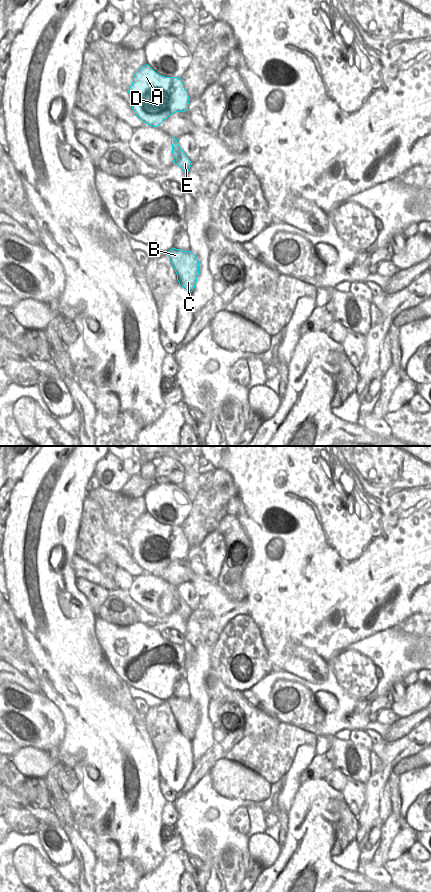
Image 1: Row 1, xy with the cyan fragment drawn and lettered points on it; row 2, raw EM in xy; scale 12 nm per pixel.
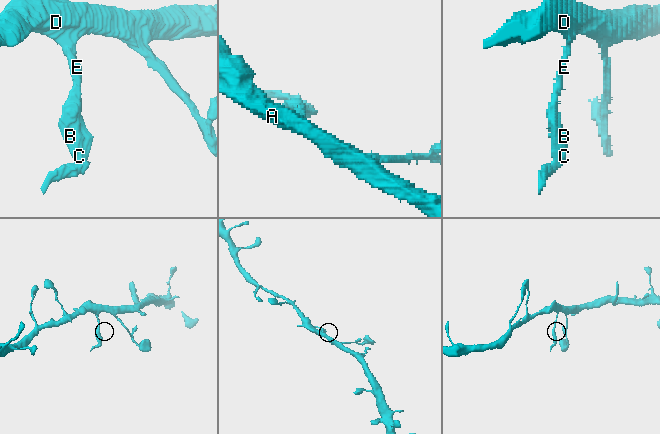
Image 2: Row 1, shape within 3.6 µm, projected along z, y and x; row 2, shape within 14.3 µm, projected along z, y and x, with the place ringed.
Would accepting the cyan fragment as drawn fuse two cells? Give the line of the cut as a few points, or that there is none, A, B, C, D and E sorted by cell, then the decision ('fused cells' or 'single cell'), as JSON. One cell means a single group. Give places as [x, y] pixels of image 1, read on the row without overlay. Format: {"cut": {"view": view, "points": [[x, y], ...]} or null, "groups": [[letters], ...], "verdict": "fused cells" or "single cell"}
{"cut": {"view": "xy", "points": [[183, 600], [174, 605]]}, "groups": [["A", "D"], ["B", "C", "E"]], "verdict": "fused cells"}

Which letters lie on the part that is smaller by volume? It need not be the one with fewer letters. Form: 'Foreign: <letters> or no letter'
Foreign: B, C, E

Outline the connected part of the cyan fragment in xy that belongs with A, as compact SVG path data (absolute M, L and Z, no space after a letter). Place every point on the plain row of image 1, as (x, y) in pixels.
M148 512L135 521L128 541L136 564L152 575L173 561L188 559L190 547L181 526L162 524Z

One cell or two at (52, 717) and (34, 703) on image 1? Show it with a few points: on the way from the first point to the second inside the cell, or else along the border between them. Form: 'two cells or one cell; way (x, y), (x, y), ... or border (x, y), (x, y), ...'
one cell; way (48, 715), (38, 707)

